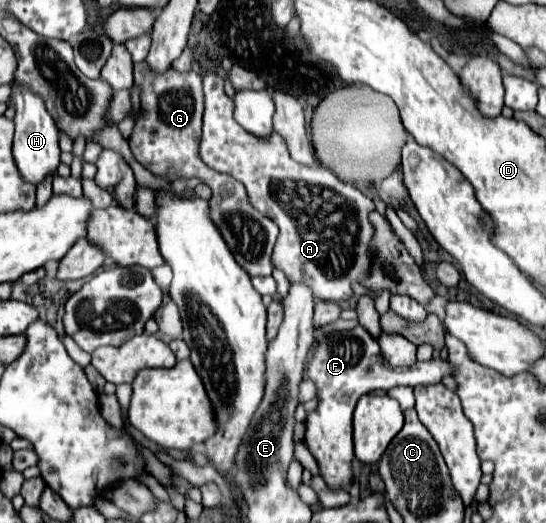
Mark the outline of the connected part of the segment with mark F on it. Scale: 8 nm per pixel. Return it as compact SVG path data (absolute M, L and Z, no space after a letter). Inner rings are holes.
M361 327L349 331L333 331L329 335L321 335L317 345L309 357L305 377L315 383L317 409L307 415L305 427L305 445L313 453L319 463L321 477L331 487L347 487L353 479L353 409L361 395L375 389L393 389L399 385L419 385L419 383L435 383L449 373L451 365L433 357L425 363L415 363L411 367L399 367L393 371L387 363L383 363L379 343Z

